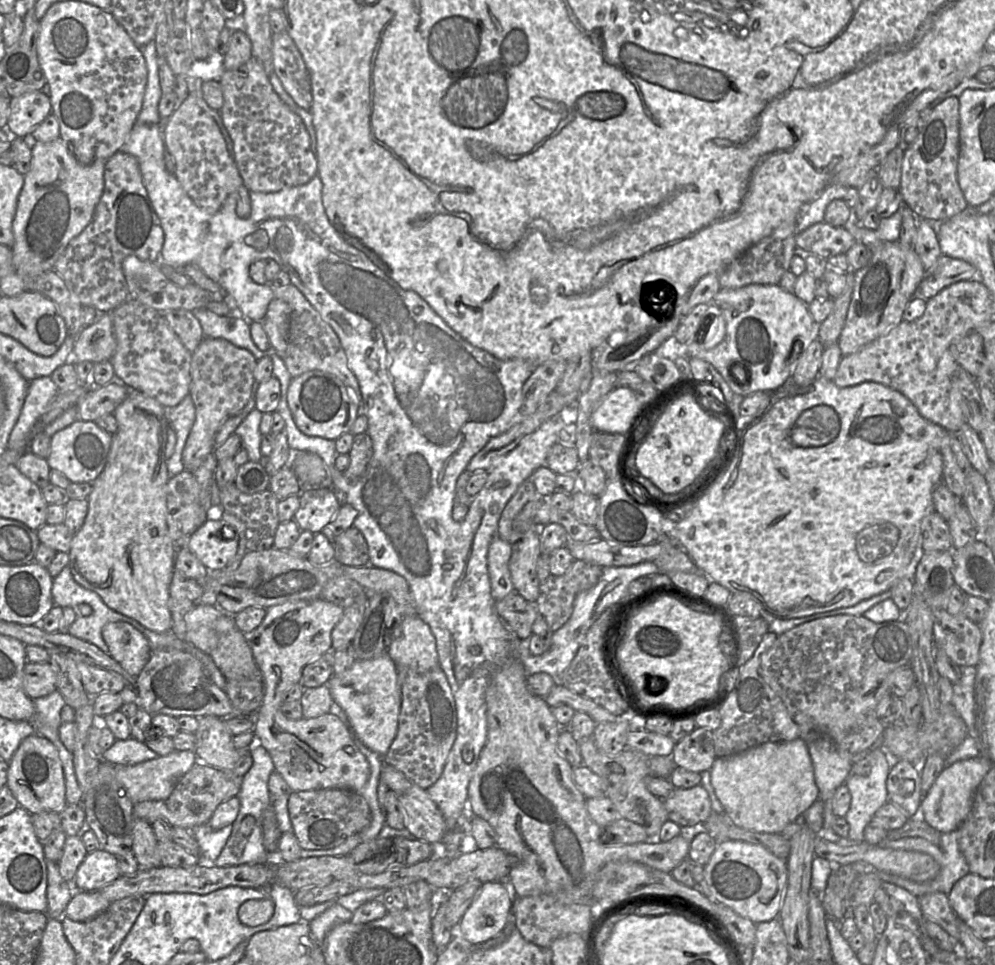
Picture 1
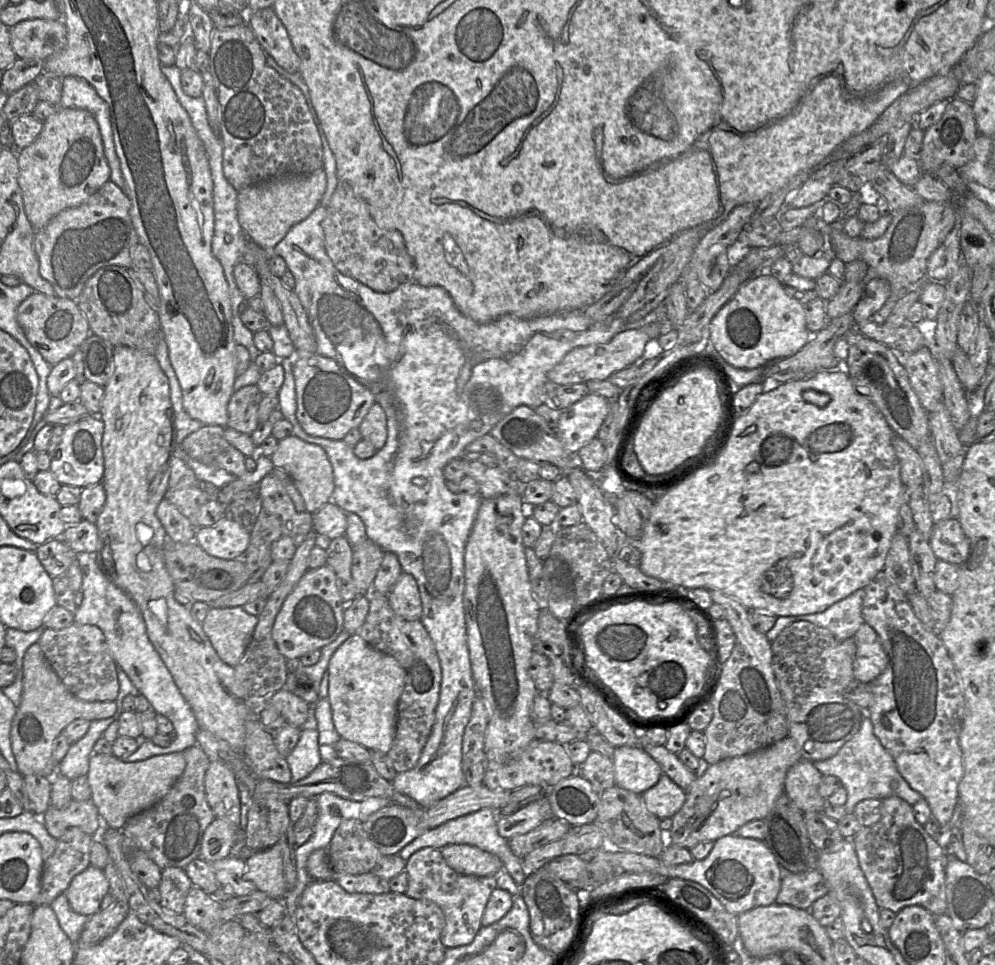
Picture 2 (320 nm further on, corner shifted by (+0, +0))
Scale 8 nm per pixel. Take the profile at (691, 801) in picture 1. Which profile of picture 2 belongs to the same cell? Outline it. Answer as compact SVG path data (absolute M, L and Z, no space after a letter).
M663 773L658 782L653 787L645 791L641 797L646 809L658 819L672 818L685 803L686 792Z

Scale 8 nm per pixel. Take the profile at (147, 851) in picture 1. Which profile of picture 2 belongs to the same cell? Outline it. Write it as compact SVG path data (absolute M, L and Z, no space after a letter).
M167 867L162 869L158 889L161 894L160 905L165 910L181 914L193 883L183 868Z

